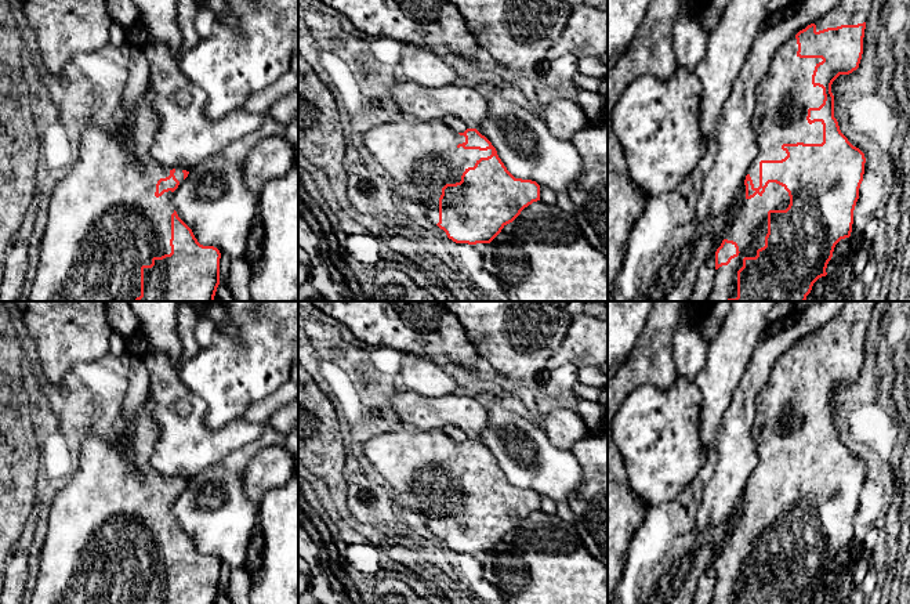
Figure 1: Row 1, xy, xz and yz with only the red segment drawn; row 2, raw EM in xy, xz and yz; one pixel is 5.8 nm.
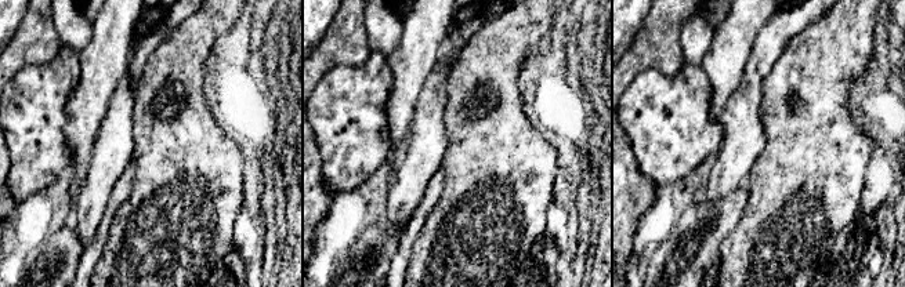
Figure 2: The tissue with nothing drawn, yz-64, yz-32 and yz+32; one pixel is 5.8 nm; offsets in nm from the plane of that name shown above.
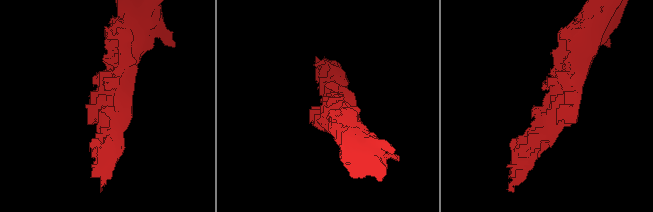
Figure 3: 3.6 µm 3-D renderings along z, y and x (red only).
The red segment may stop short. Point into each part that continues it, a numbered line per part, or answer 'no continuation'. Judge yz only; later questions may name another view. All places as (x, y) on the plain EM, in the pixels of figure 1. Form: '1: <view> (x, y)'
1: yz (783, 407)

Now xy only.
1: xy (104, 532)

